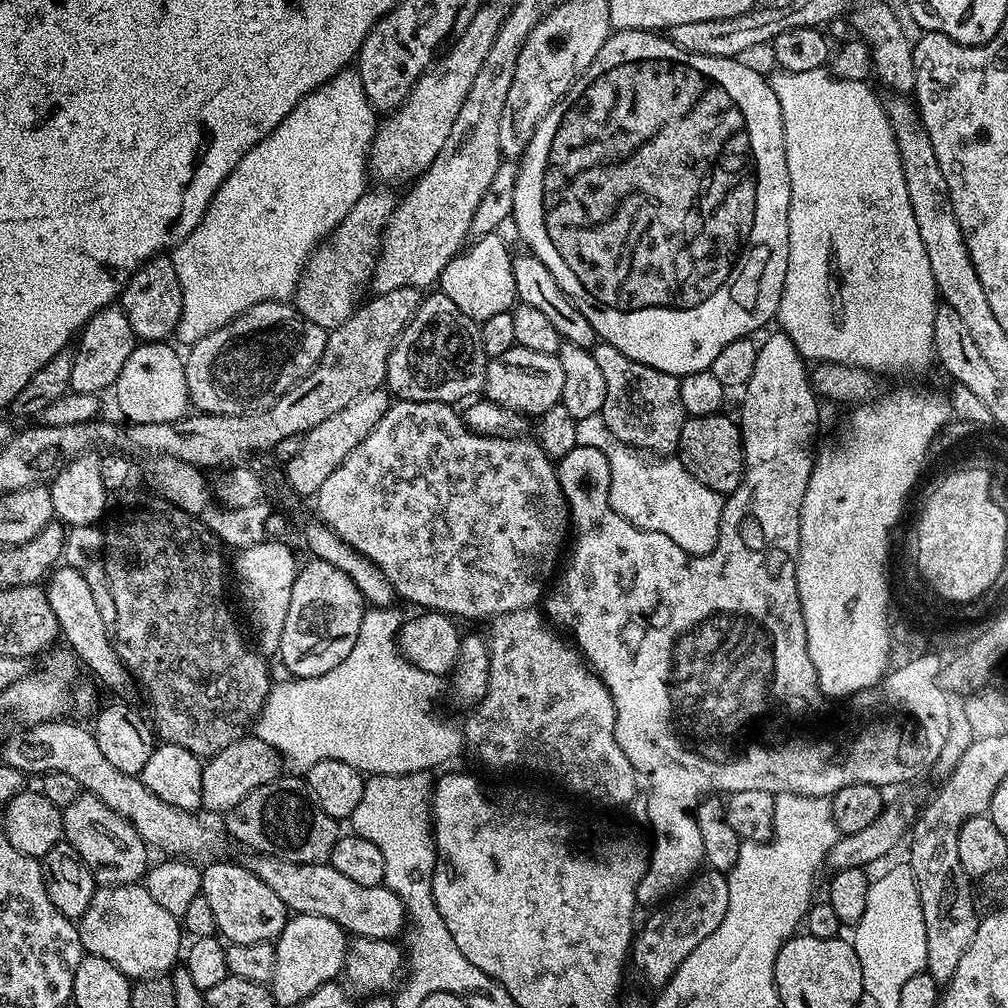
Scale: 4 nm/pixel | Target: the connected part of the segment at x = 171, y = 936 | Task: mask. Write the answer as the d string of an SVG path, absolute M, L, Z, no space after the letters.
M140 882L97 887L94 898L90 898L90 906L86 906L86 914L78 921L78 927L80 941L87 955L114 962L122 974L136 982L171 973L182 956L181 921L163 906L158 906L158 902L150 898Z

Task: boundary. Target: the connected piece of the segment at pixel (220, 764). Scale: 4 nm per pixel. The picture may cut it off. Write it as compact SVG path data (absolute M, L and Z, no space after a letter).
M245 734L226 746L218 754L207 757L202 770L202 805L212 812L229 812L246 794L259 788L267 788L281 775L282 757L255 734Z

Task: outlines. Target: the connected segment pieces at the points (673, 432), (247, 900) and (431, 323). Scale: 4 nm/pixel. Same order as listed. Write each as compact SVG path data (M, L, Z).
M603 342L597 343L591 354L602 370L602 378L606 378L606 402L602 415L610 434L641 453L671 457L679 449L686 419L680 401L679 379L662 370L654 370L654 366L634 362L626 358L622 350Z
M220 860L217 864L203 865L200 877L200 895L206 898L214 914L217 933L228 944L275 941L290 919L289 910L282 898L278 898L278 894L274 894L274 890L270 890L262 878L253 874L251 867L244 865L243 868L240 864L227 864Z
M432 290L421 299L414 318L392 347L386 388L401 400L455 405L456 400L467 401L483 389L489 359L489 353L482 350L477 321L466 318L444 292Z

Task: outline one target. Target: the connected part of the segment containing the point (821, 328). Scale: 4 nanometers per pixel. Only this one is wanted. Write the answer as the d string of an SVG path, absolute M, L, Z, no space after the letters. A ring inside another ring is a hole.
M819 68L818 70L805 70L803 74L793 72L777 71L776 77L770 80L770 85L782 112L782 126L784 127L784 149L786 150L786 166L790 170L790 214L788 215L788 233L790 234L790 258L786 270L786 282L780 299L780 311L778 313L779 327L788 335L790 342L808 362L827 362L830 364L853 364L856 368L865 368L867 372L885 374L884 372L920 372L928 363L933 363L934 349L932 339L934 338L934 318L938 311L938 293L934 282L934 270L930 270L930 258L926 258L926 246L922 246L922 238L918 235L918 222L914 222L914 210L910 210L910 194L906 194L906 178L902 174L902 158L898 154L898 146L894 138L894 130L888 121L888 115L884 112L881 97L876 97L867 87L865 81L846 82L837 80L831 71Z

